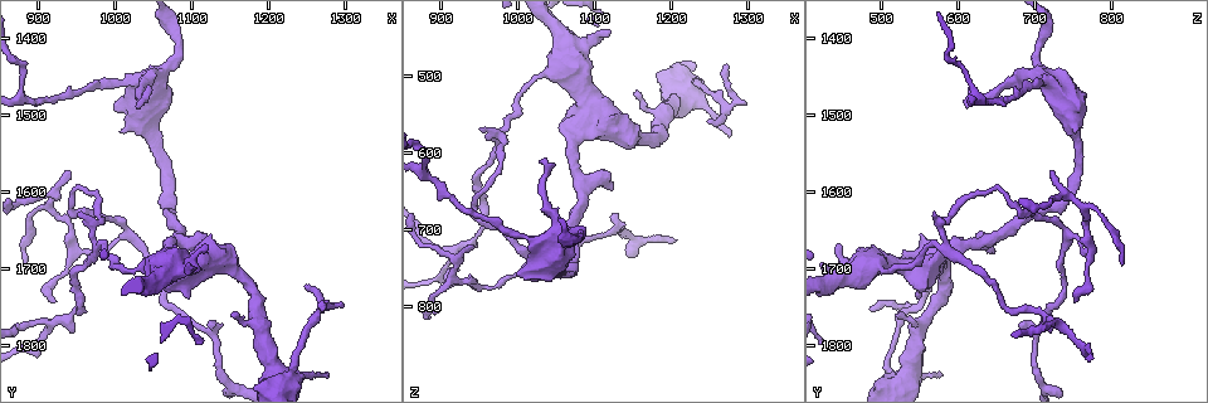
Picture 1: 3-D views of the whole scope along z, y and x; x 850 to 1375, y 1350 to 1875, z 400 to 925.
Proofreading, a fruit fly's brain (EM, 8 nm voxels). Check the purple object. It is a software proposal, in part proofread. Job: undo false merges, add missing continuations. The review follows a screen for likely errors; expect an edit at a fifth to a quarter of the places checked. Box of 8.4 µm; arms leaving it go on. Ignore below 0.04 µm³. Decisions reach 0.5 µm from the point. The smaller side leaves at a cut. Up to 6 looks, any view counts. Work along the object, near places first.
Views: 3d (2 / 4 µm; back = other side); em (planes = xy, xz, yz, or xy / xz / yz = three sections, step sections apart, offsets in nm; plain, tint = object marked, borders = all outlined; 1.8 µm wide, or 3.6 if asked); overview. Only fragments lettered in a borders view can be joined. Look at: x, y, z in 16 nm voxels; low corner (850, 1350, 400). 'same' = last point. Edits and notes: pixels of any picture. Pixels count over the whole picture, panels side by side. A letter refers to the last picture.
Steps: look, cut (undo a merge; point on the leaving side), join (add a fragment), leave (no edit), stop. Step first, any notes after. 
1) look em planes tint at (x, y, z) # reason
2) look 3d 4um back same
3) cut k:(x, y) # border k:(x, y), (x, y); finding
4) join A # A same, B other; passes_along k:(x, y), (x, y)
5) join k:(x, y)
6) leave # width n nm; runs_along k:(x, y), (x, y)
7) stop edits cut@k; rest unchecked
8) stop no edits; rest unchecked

look em planes borders at (915, 1625, 760) # sharp bend

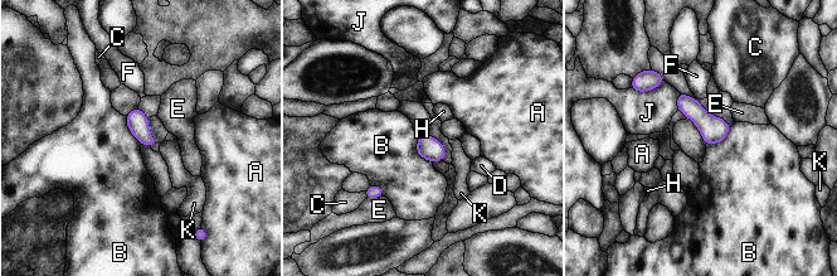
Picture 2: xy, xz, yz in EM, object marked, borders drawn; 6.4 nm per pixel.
leave # width 140 nm; A other, B other, C other, D other, E other, F other, H other, J other, K other; border 2:(417, 135), (417, 153), (432, 163); all the same cell

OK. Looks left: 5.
look 3d 4um back at (1095, 1700, 560) # three arms meet

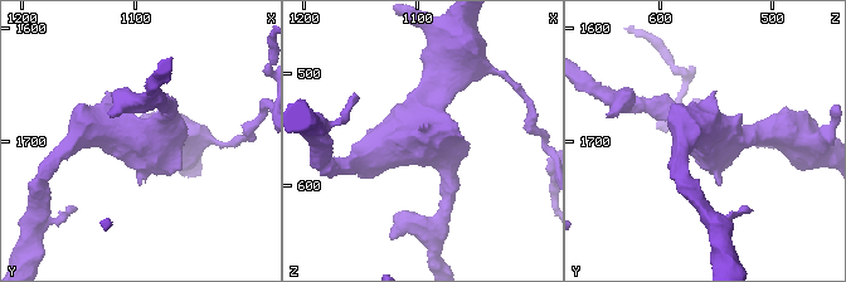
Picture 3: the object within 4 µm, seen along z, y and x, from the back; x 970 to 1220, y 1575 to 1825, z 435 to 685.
look em 3.6um xy step 16 borders at (1092, 1698, 562)

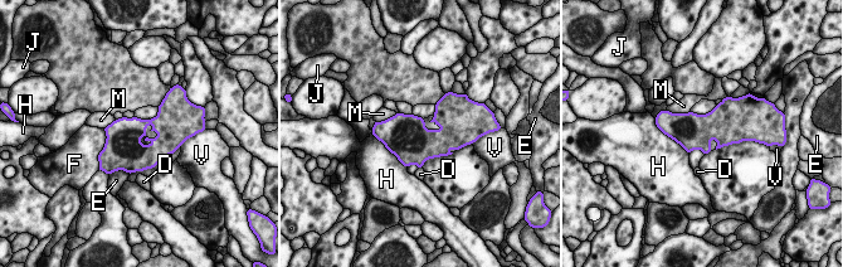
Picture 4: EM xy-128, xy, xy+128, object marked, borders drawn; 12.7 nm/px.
leave # width 460 nm; D other, E other, F other, H other, J other, M other, V other; border 4:(688, 153), (700, 149), (705, 154); continuous, no second cell

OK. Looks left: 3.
look 3d 2um back at (1080, 1420, 700) # calibre changes

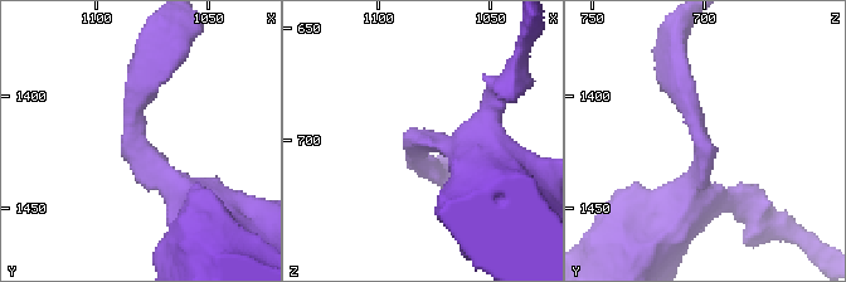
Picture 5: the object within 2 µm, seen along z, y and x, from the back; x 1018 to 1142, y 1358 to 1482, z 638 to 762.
look em planes borders at (1083, 1421, 702) # now the EM

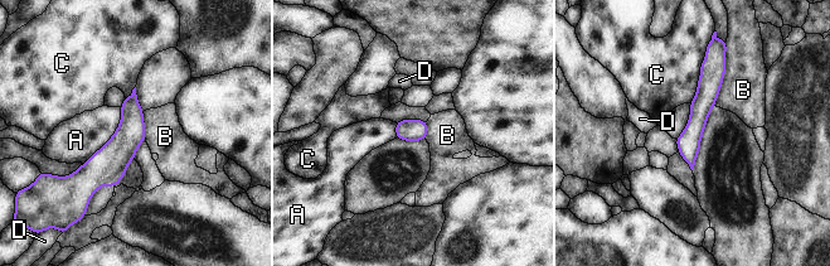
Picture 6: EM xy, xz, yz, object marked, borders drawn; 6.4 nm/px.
leave # A other, B other, C other, D other; runs_along 6:(134, 97), (129, 136), (73, 182); one cell here

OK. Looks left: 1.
stop no edits; rest unchecked

